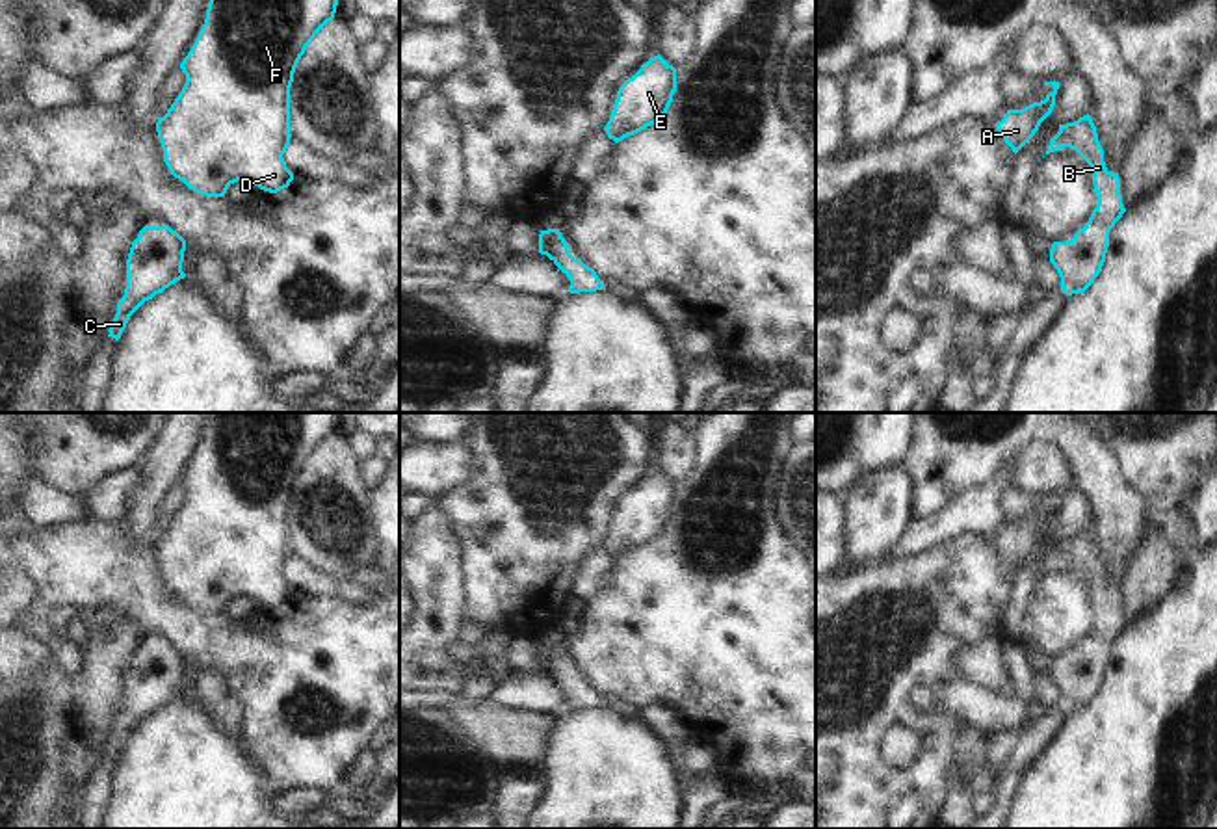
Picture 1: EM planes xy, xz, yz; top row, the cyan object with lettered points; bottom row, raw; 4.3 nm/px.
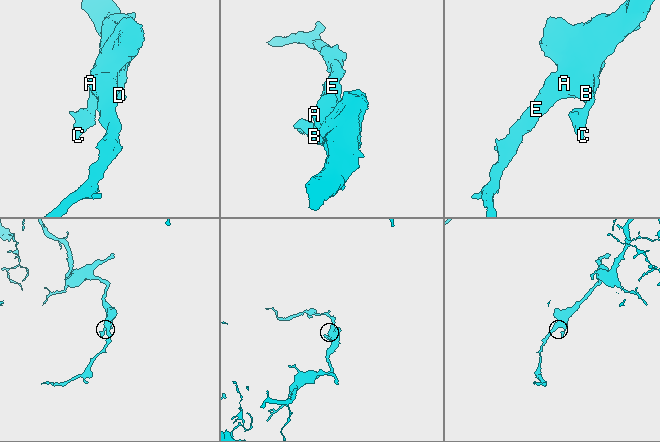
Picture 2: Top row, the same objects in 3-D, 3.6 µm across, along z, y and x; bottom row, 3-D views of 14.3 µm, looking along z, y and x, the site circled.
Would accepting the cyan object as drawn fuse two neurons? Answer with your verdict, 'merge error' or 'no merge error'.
no merge error

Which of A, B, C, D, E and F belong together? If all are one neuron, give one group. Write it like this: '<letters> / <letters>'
A B C D E F

